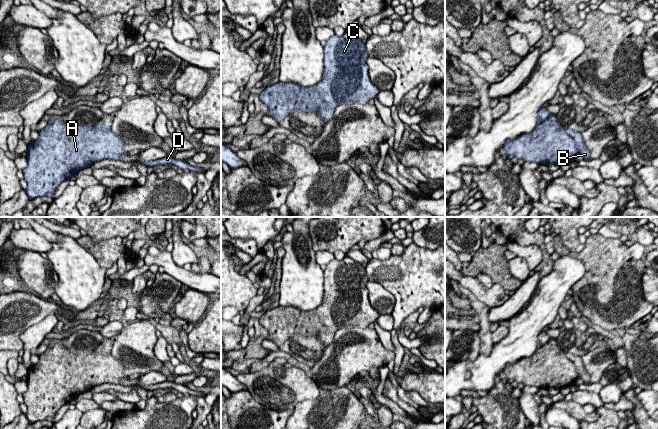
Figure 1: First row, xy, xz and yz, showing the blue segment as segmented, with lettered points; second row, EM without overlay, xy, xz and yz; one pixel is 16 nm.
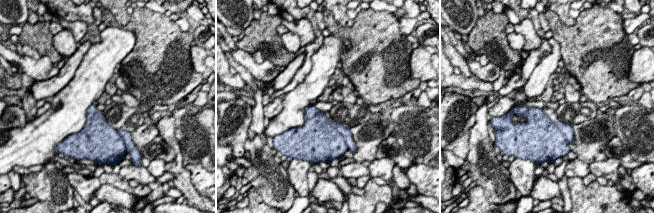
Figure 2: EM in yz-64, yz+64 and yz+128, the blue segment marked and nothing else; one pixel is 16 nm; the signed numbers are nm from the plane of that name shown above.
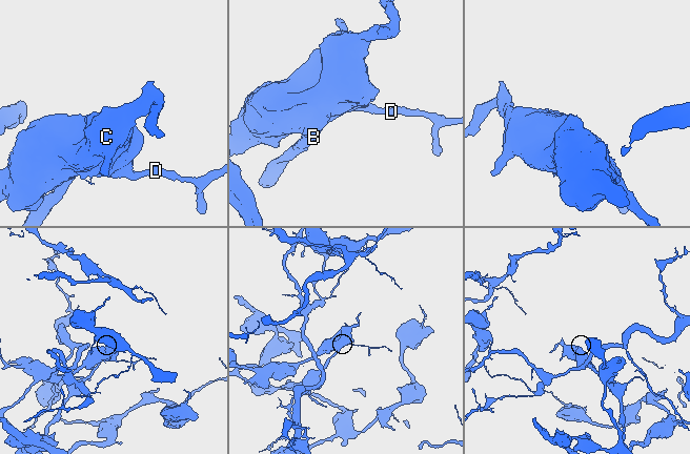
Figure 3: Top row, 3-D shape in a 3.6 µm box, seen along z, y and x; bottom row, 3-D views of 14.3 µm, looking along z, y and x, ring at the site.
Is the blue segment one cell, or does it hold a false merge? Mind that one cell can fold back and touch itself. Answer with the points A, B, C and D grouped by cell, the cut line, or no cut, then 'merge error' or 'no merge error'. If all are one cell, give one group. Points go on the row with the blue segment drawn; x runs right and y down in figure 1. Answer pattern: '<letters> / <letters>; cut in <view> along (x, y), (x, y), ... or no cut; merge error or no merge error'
A C D / B; cut in yz along (560, 125), (573, 139), (578, 151); merge error

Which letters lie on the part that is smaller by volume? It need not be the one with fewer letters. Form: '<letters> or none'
B

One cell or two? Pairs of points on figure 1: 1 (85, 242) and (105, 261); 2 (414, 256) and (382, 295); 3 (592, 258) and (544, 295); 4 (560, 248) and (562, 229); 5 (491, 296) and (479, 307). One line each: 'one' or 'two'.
1: one
2: two
3: two
4: two
5: two

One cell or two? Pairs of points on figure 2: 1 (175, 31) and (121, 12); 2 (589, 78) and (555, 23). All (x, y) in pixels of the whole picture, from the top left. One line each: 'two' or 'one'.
1: two
2: one

